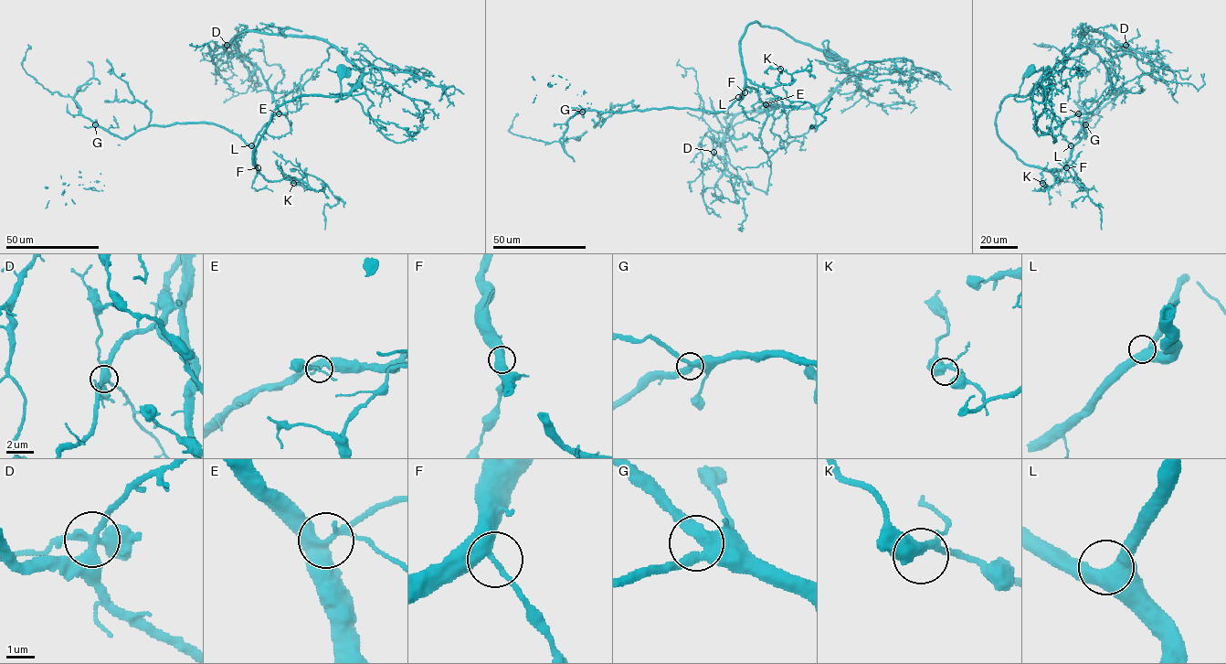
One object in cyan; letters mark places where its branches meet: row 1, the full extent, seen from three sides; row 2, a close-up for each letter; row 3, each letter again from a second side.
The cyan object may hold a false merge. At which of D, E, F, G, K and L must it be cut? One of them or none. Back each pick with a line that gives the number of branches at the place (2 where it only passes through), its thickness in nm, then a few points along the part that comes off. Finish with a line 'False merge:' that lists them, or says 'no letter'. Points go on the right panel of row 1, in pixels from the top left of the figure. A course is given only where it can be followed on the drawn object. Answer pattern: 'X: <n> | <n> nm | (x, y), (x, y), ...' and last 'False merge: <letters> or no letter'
D: 4 | 380 nm | (1125, 44), (1116, 48), (1117, 57), (1124, 51), (1107, 34), (1090, 26), (1080, 27), (1082, 31)
False merge: D

